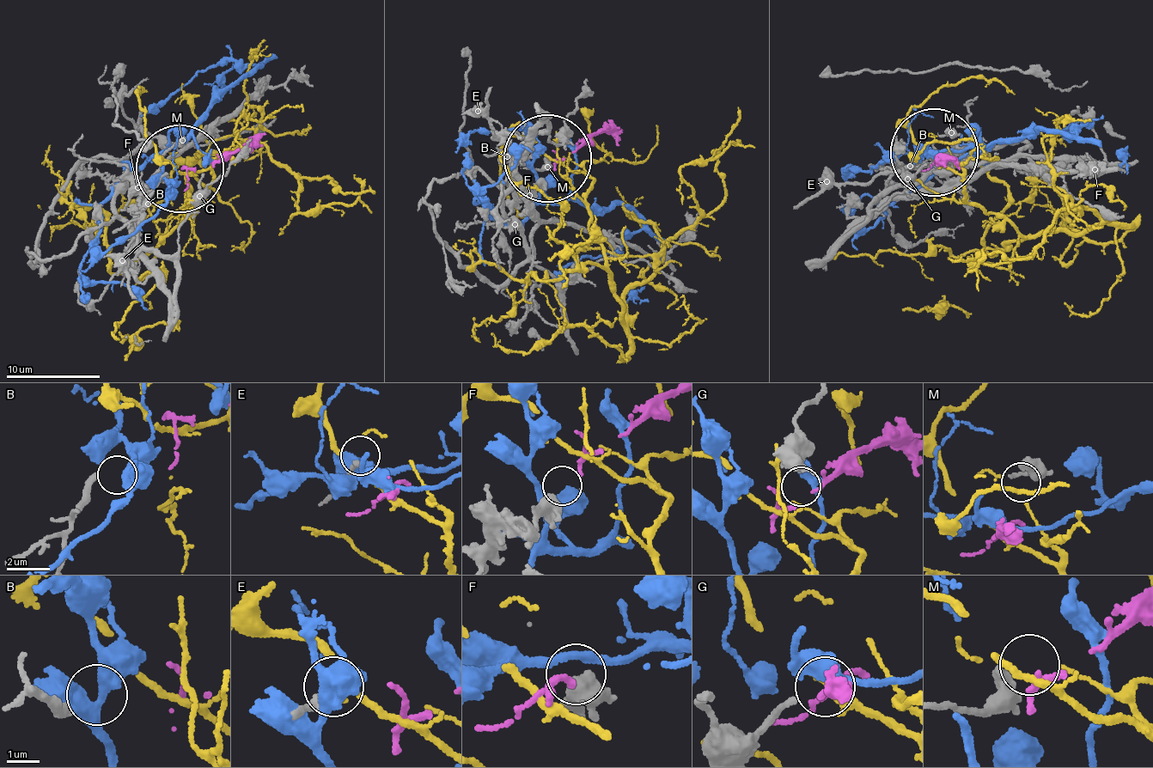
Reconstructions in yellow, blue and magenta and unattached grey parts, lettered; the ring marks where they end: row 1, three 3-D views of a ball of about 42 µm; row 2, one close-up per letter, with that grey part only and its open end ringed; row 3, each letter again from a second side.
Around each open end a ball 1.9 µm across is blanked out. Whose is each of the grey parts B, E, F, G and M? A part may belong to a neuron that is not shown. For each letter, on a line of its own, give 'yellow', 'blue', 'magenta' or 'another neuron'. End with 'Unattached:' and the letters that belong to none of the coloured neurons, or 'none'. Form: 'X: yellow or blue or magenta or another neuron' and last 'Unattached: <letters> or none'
B: another neuron
E: another neuron
F: magenta
G: another neuron
M: another neuron
Unattached: B, E, G, M

